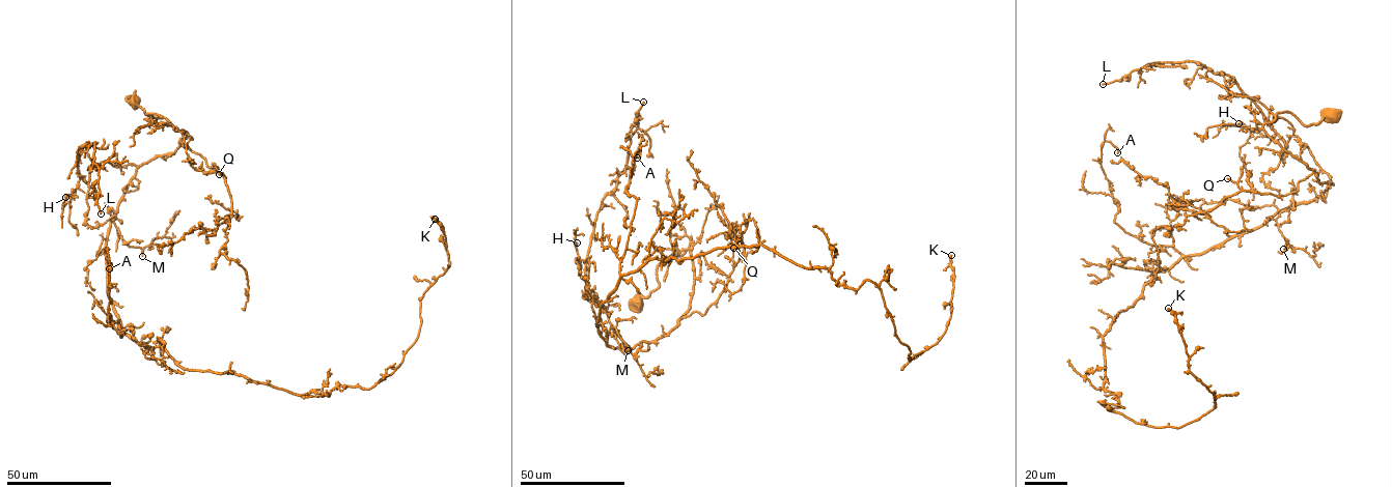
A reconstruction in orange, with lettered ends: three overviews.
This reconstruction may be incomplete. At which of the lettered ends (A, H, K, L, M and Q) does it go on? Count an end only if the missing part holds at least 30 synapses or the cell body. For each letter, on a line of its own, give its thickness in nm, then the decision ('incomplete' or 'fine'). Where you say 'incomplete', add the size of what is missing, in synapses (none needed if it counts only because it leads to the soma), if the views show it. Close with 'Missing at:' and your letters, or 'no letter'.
A: calibre 170 nm; fine
H: calibre 600 nm; fine
K: calibre 180 nm; incomplete; 30 synapses
L: calibre 240 nm; fine
M: calibre 130 nm; fine
Q: calibre 220 nm; incomplete; 35 synapses
Missing at: K, Q

